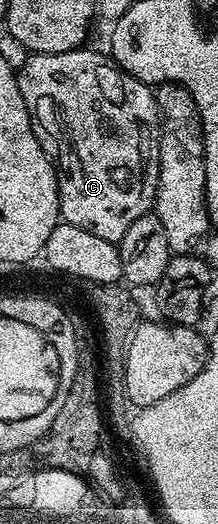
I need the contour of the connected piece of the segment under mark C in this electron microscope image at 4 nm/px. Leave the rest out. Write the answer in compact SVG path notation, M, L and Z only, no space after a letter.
M77 49L66 53L35 53L27 56L21 67L18 67L16 80L18 89L22 93L22 101L26 101L26 109L32 118L34 137L38 137L38 145L48 154L53 167L56 168L56 180L58 181L58 201L60 202L60 218L65 223L74 225L78 229L86 229L86 233L94 233L94 237L102 237L102 241L110 241L117 245L126 237L126 229L138 221L138 217L149 214L153 210L156 197L156 174L160 164L160 144L158 142L158 128L162 122L160 110L156 108L156 97L153 88L149 84L138 81L130 73L126 73L107 54L100 51L84 51Z

